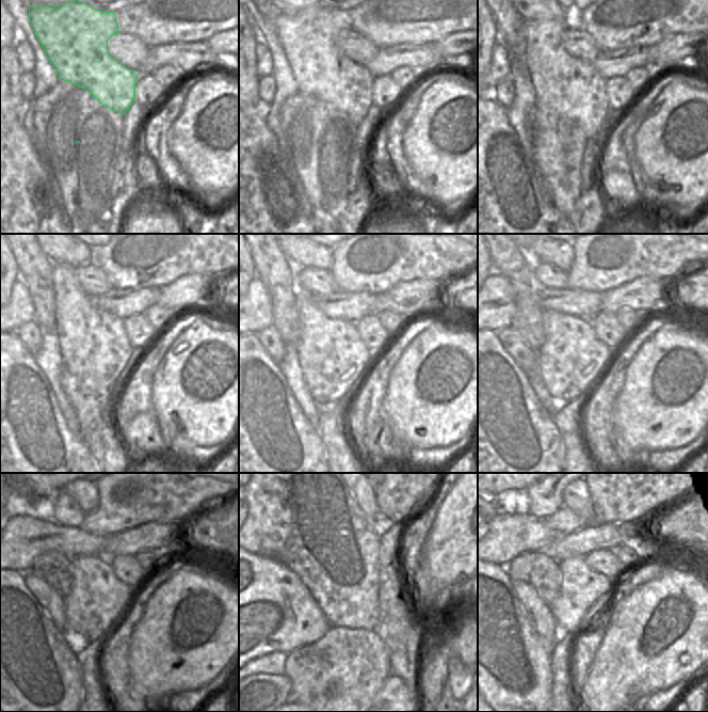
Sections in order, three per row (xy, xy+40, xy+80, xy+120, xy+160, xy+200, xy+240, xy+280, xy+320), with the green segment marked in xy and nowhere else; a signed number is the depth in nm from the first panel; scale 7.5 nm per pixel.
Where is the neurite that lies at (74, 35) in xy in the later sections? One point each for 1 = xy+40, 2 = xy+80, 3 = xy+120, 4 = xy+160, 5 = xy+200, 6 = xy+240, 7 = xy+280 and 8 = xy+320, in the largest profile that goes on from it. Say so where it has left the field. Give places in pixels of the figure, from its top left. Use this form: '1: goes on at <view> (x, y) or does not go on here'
1: goes on at xy+40 (309, 38)
2: goes on at xy+80 (570, 96)
3: goes on at xy+120 (94, 342)
4: goes on at xy+160 (336, 354)
5: goes on at xy+200 (572, 348)
6: goes on at xy+240 (98, 597)
7: goes on at xy+280 (339, 594)
8: goes on at xy+320 (581, 590)

